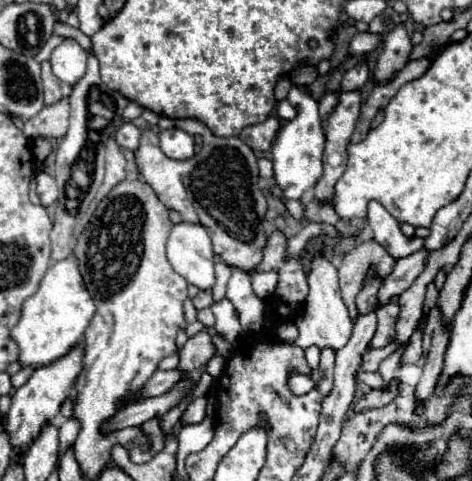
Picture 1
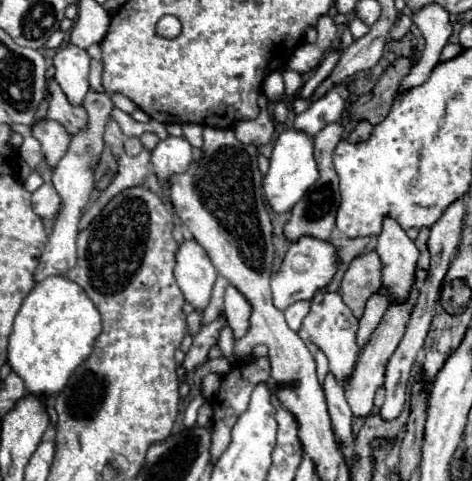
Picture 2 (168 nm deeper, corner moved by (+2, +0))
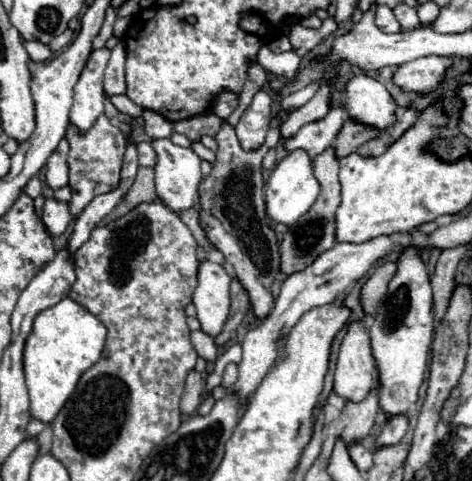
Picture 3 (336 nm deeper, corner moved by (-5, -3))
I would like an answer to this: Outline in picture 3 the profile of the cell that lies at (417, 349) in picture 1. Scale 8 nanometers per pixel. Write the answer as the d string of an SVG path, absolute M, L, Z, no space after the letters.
M395 414L395 418L387 418L387 422L377 438L377 446L397 444L405 436L407 426L409 426L409 418L403 418L403 414Z

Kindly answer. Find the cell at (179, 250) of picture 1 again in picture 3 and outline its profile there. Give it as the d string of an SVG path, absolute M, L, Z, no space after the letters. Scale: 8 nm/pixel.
M209 260L199 262L193 304L197 308L197 320L201 322L201 330L211 336L217 336L227 320L229 284L231 278L221 264Z

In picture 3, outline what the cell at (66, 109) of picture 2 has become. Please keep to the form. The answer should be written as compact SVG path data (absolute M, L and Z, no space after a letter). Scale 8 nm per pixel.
M105 114L97 118L91 130L87 130L87 134L79 134L79 130L75 130L75 126L69 124L65 138L71 144L67 164L69 164L69 186L73 190L73 198L69 200L69 206L71 206L71 214L77 218L93 196L109 192L119 182L119 170L127 144L123 132L113 122L109 122Z

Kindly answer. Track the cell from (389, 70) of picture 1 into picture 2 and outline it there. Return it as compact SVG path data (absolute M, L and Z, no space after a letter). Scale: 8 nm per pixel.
M400 13L398 15L398 19L396 19L396 23L392 25L392 31L390 31L390 37L394 39L394 41L398 41L398 39L402 39L408 31L410 31L410 25L412 25L412 19L408 17L408 15L404 15L404 13Z

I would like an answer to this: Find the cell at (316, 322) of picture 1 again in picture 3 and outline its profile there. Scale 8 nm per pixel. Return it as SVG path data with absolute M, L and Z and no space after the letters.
M363 320L351 322L339 348L335 392L345 400L363 400L373 388L375 358Z

